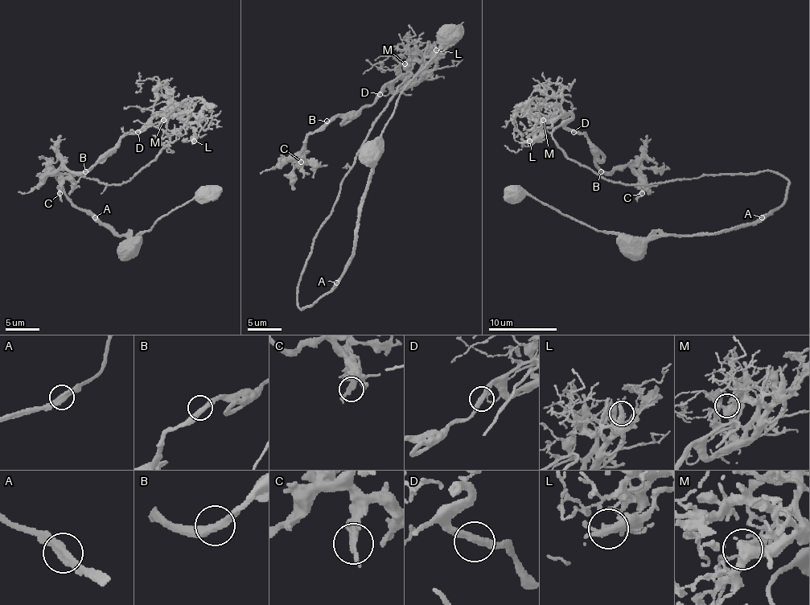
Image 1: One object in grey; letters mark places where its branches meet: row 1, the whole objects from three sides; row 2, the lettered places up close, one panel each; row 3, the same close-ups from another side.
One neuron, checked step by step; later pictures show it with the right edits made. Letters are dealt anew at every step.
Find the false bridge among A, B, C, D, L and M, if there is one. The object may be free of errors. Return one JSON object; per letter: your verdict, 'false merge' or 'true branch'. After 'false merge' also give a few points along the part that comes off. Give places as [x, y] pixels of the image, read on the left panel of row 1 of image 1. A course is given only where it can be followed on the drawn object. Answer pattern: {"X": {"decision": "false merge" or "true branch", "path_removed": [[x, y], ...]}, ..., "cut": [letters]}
{"A": {"decision": "false merge", "path_removed": [[95, 217], [119, 236], [134, 237], [148, 231], [163, 216], [203, 193], [221, 190]]}, "B": {"decision": "true branch"}, "C": {"decision": "true branch"}, "D": {"decision": "true branch"}, "L": {"decision": "true branch"}, "M": {"decision": "true branch"}, "cut": ["A"]}

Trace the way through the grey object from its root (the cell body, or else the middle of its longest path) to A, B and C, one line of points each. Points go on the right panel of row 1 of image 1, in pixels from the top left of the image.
A: (635, 249), (662, 236), (720, 232), (754, 224), (762, 217)
B: (635, 249), (759, 222), (788, 182), (761, 171), (613, 183), (572, 161), (553, 130), (582, 132), (601, 171)
C: (635, 249), (759, 222), (788, 182), (613, 183), (553, 130), (582, 132), (642, 193)

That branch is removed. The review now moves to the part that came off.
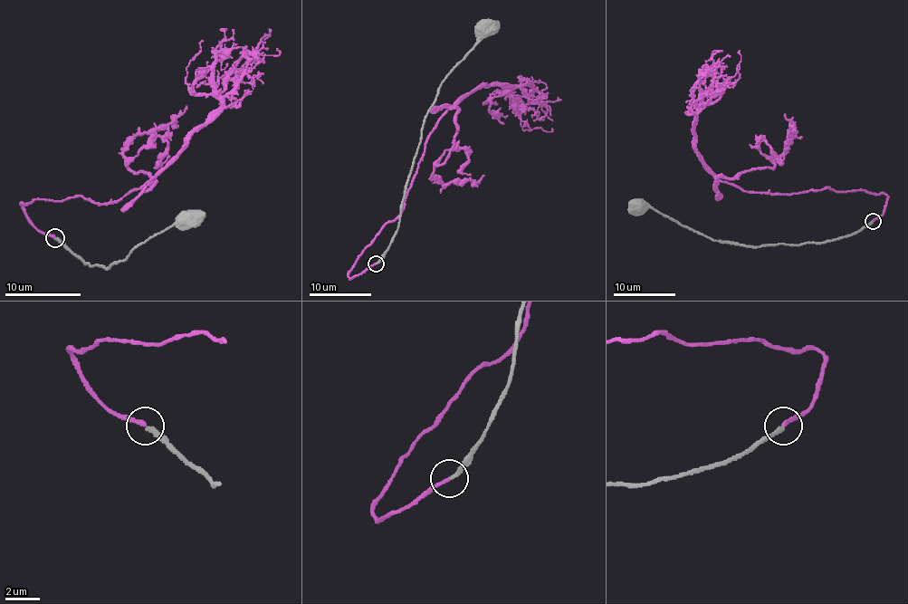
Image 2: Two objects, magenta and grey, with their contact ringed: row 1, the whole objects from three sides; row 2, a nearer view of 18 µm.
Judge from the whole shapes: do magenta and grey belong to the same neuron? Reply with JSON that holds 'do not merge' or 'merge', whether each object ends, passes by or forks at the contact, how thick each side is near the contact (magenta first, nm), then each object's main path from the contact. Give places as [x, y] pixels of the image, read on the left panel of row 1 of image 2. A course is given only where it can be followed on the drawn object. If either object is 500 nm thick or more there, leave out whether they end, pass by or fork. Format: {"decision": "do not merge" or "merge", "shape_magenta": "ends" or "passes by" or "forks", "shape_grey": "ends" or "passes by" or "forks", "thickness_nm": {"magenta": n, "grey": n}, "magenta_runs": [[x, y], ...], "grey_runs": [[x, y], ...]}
{"decision": "merge", "shape_magenta": "ends", "shape_grey": "ends", "thickness_nm": {"magenta": 200, "grey": 260}, "magenta_runs": [[55, 238], [21, 204], [115, 202], [138, 188], [215, 110], [224, 77], [268, 28]], "grey_runs": [[55, 238], [90, 266], [108, 268], [123, 261], [140, 244], [184, 219], [205, 215]]}

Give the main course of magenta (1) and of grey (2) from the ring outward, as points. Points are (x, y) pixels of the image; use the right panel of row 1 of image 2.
1: (873, 222), (885, 194), (748, 192), (704, 161), (694, 117), (738, 73), (738, 50)
2: (873, 222), (853, 234), (831, 240), (752, 246), (713, 240), (648, 206), (630, 203)

